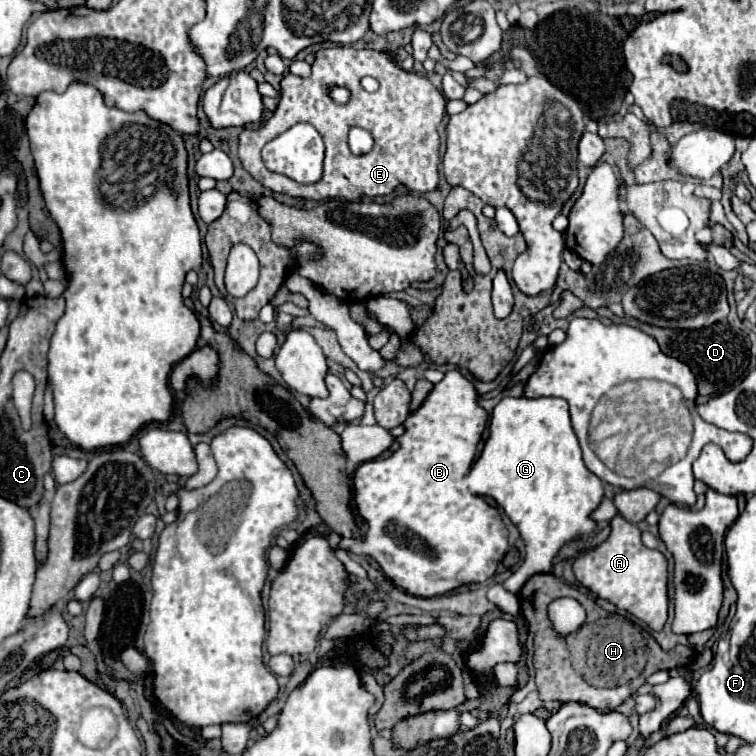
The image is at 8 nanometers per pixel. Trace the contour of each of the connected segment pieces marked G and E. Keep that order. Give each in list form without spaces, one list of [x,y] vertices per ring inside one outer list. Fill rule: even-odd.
[[[503,397],[493,409],[489,423],[489,439],[485,441],[479,459],[475,461],[475,465],[467,475],[467,485],[473,495],[493,497],[497,505],[503,507],[507,517],[517,525],[525,541],[527,557],[523,565],[503,583],[503,587],[511,593],[517,593],[529,575],[551,573],[553,559],[559,553],[559,549],[565,543],[573,541],[577,535],[595,529],[595,521],[589,515],[603,499],[603,483],[597,475],[593,475],[585,467],[581,459],[581,447],[577,443],[577,437],[569,421],[569,405],[565,399],[559,397],[539,397],[539,399]]]
[[[335,45],[335,47],[327,47],[327,49],[319,49],[315,53],[315,61],[313,61],[313,73],[309,79],[297,77],[293,73],[283,75],[281,79],[281,89],[279,89],[279,103],[277,109],[273,113],[273,117],[261,127],[261,129],[245,129],[239,137],[239,159],[243,163],[243,167],[267,189],[275,191],[275,193],[287,193],[291,197],[299,197],[299,199],[311,199],[311,201],[321,201],[327,197],[343,197],[343,199],[359,199],[361,195],[369,195],[369,197],[377,197],[377,195],[391,195],[399,185],[407,187],[411,193],[431,193],[437,189],[439,185],[439,133],[437,127],[441,125],[443,117],[445,117],[445,97],[431,85],[431,81],[427,77],[421,77],[413,71],[403,71],[399,65],[397,55],[389,53],[389,51],[373,51],[373,49],[353,49],[353,47],[343,47],[343,45]],[[361,77],[375,77],[379,81],[379,91],[375,93],[367,93],[359,79]],[[327,85],[345,85],[351,91],[351,101],[347,105],[337,105],[331,101],[331,97],[327,95]],[[295,123],[311,123],[323,137],[325,141],[325,161],[323,161],[323,177],[317,183],[297,183],[291,177],[283,175],[283,173],[275,173],[275,171],[267,171],[263,159],[261,159],[261,149],[263,145],[267,145],[271,139],[275,139],[277,135],[281,135],[283,131],[287,131],[289,127],[293,127]],[[351,127],[363,127],[367,129],[373,139],[375,145],[369,153],[365,155],[353,155],[349,151],[347,145],[347,133]]]

